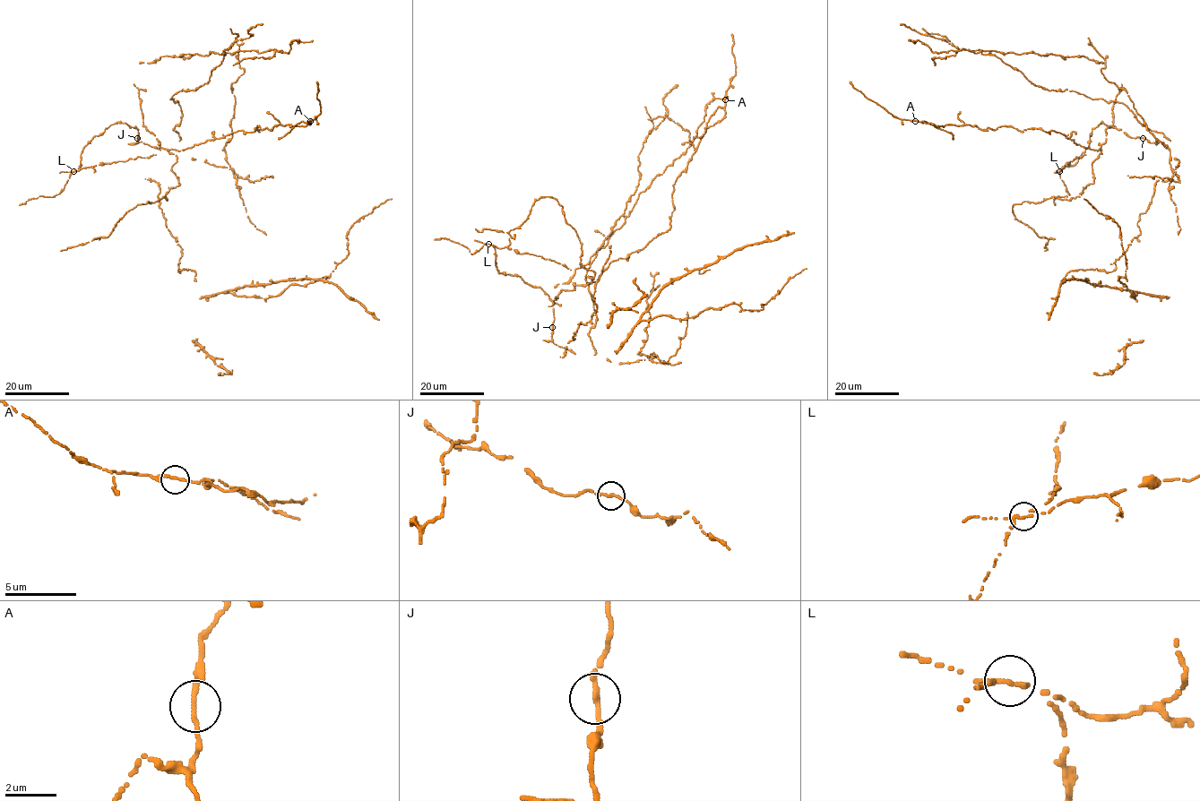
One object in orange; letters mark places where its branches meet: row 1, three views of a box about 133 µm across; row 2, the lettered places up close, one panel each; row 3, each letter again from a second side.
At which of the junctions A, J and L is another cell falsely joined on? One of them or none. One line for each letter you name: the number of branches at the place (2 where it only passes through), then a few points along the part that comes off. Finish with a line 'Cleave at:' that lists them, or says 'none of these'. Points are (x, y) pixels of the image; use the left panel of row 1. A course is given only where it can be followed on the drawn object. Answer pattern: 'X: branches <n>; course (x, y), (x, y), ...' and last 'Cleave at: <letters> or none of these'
L: branches 2; course (73, 171), (156, 154)
Cleave at: L

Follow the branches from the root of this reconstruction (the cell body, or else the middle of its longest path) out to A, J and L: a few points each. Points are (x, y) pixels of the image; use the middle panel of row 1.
A: (572, 351), (553, 343), (551, 299), (670, 227), (673, 185), (725, 99)
J: (572, 351), (553, 343), (552, 328)
L: (572, 351), (553, 343), (554, 310), (549, 296), (519, 276), (500, 273), (496, 266), (494, 245), (488, 244)

